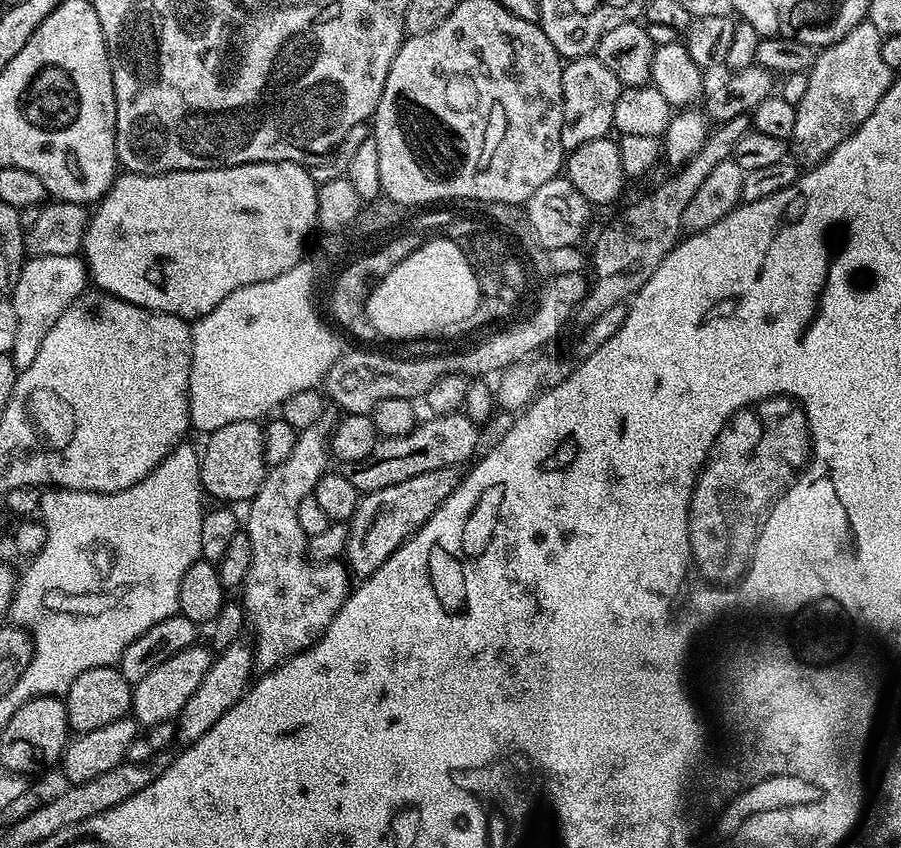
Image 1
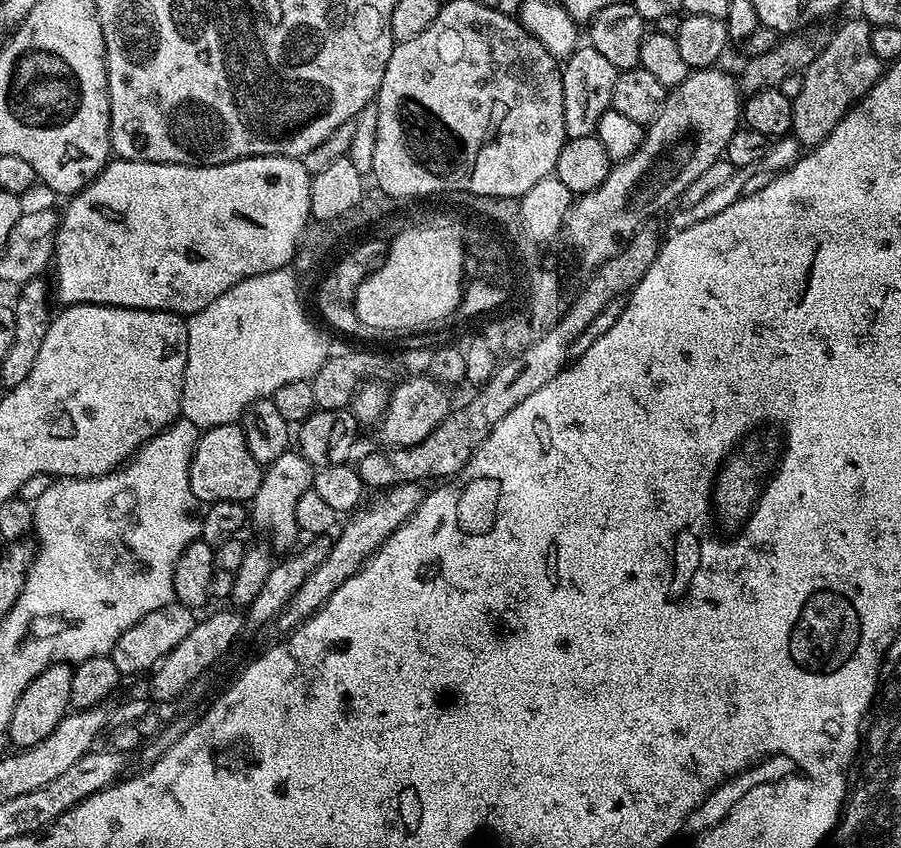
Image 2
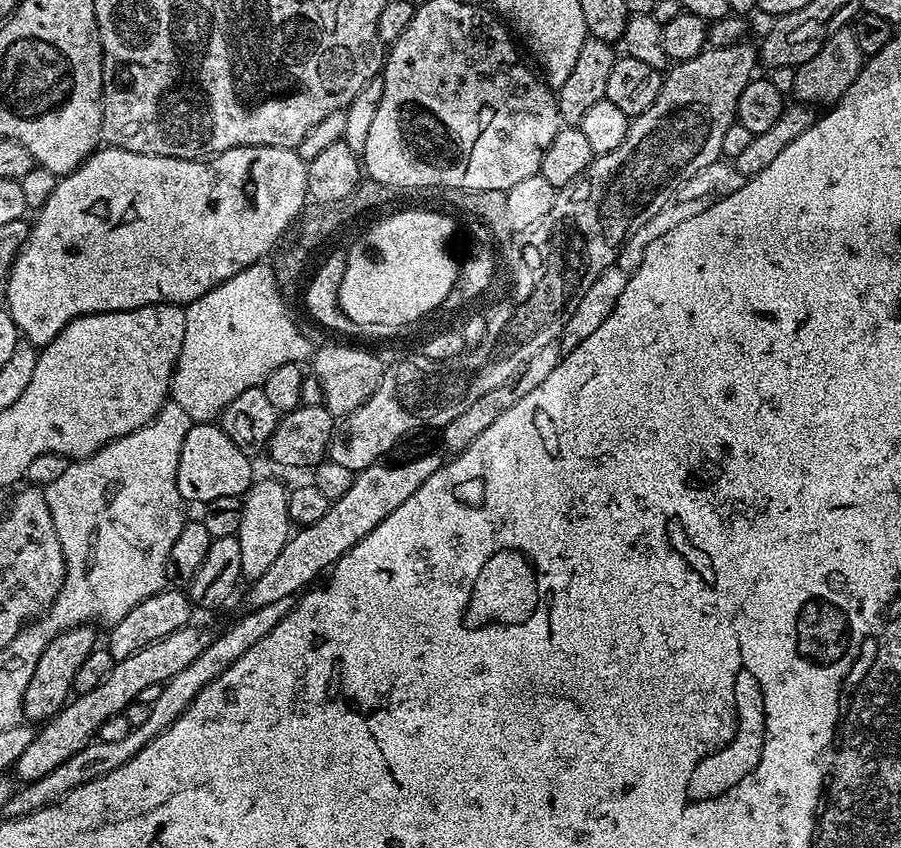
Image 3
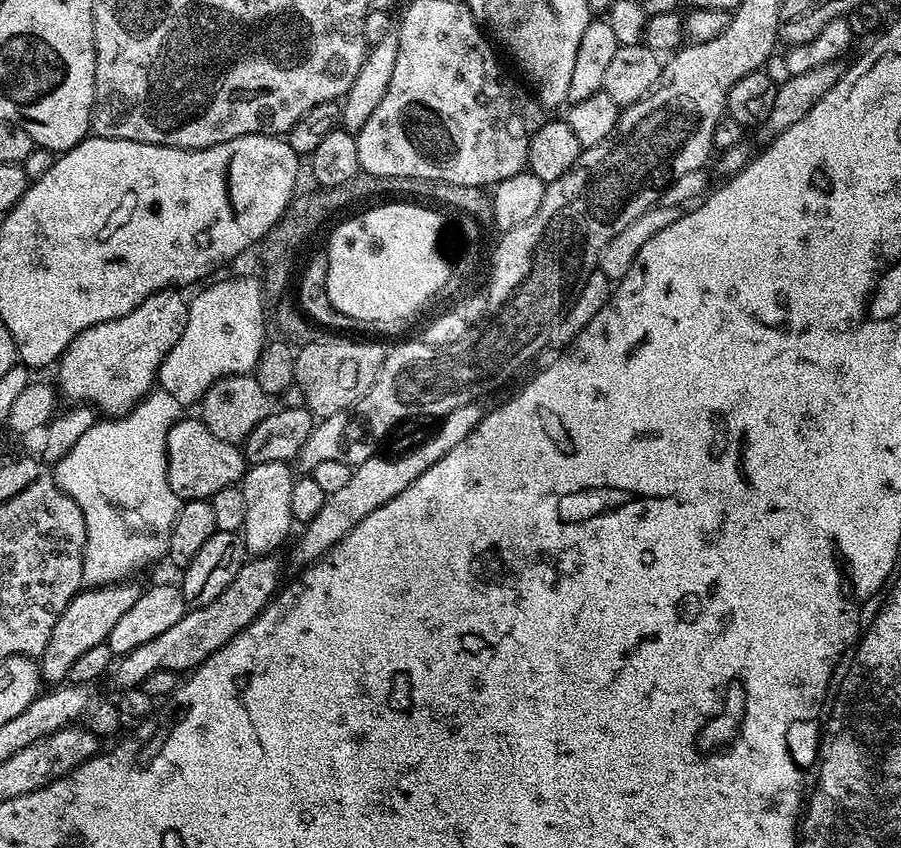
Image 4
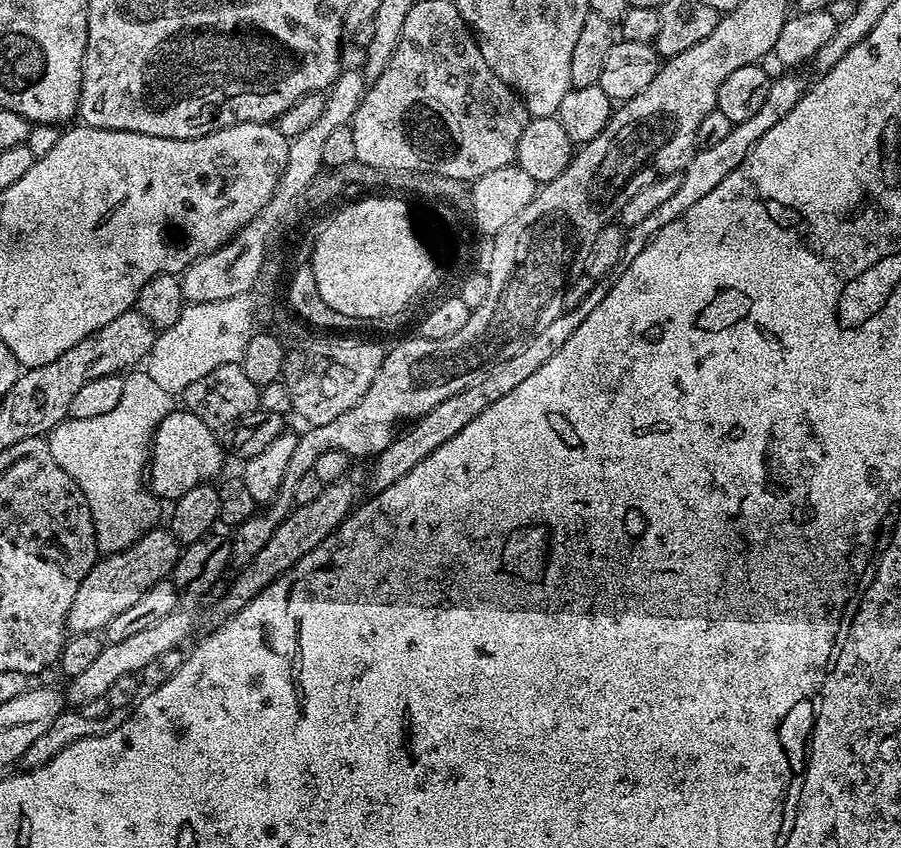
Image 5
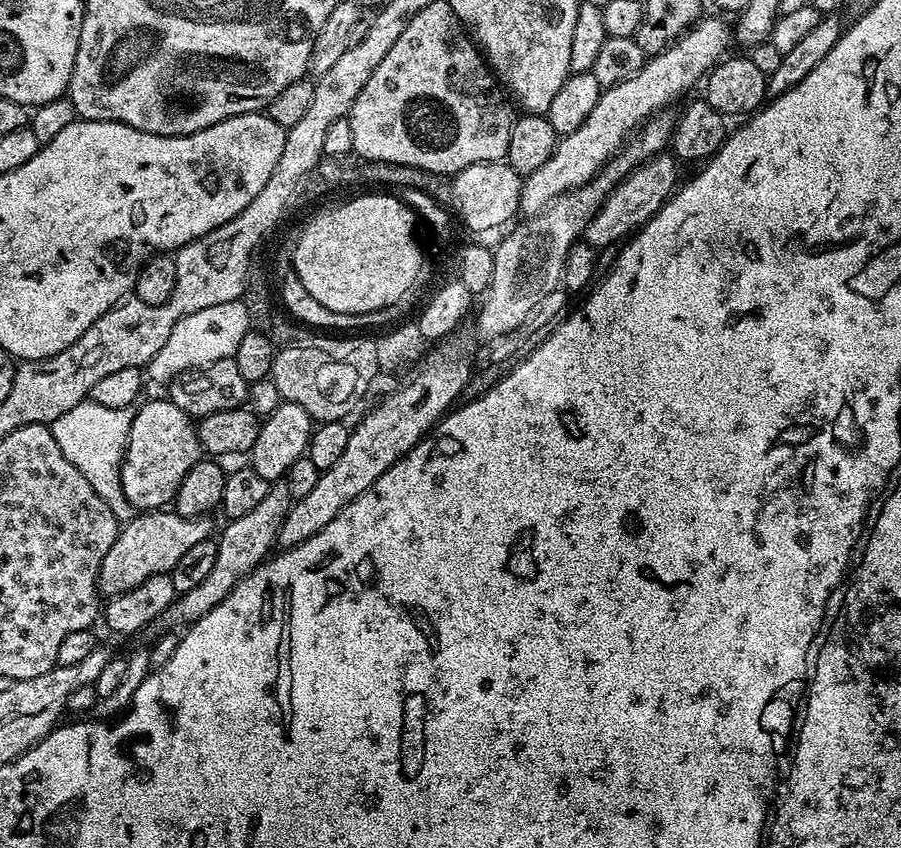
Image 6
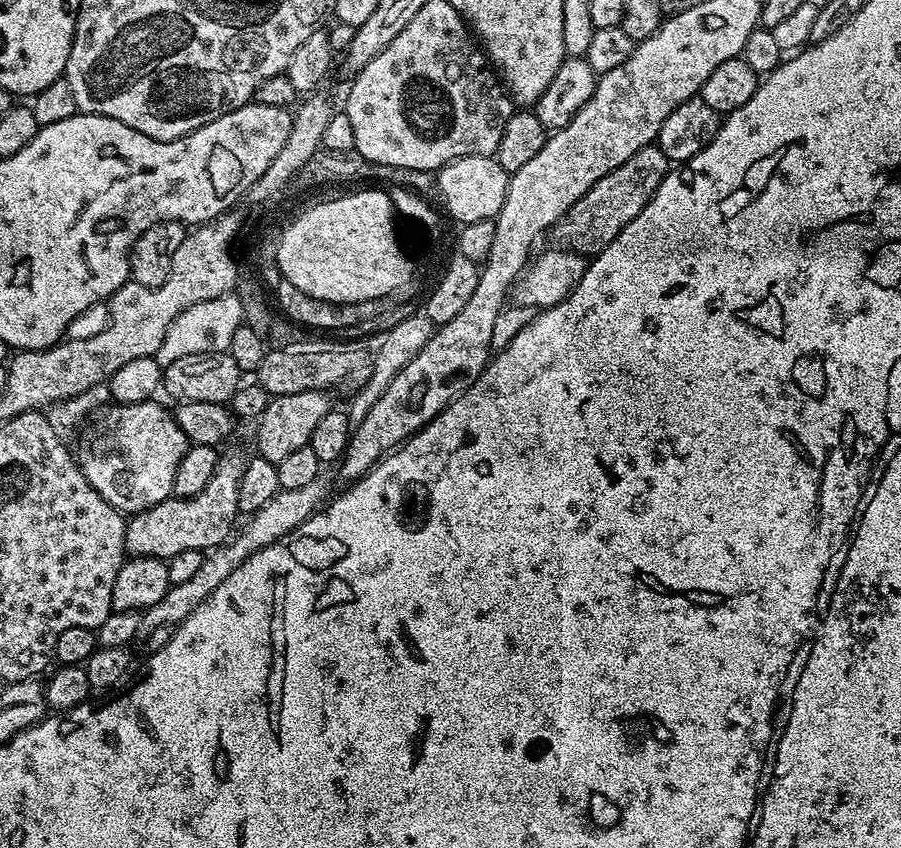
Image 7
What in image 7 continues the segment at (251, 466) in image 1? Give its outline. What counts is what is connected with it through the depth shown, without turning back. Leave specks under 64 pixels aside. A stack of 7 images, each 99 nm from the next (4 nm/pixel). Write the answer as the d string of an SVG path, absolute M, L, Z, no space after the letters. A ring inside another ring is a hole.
M146 400L141 404L111 406L112 408L106 409L89 428L81 427L75 437L76 465L82 470L86 482L90 482L90 486L94 486L94 490L98 490L98 494L102 494L106 502L110 502L110 506L125 514L135 514L150 506L158 506L172 496L174 473L190 446L186 434L182 434L182 426L178 426L175 415L156 403Z

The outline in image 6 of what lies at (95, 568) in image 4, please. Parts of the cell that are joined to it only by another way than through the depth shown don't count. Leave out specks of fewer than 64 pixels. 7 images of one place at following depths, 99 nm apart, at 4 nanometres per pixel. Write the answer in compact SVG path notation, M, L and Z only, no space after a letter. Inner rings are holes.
M91 399L83 400L74 410L66 410L62 418L50 425L54 434L54 442L58 442L58 450L82 470L82 478L94 486L94 490L110 506L117 521L127 522L132 519L134 509L130 501L122 494L120 481L120 463L124 461L124 451L128 445L130 428L112 428L112 416L104 412L106 406L98 405Z

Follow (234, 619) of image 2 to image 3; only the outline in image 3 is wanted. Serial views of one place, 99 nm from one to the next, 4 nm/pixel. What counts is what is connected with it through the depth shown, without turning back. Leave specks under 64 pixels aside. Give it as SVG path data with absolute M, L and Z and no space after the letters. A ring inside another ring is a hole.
M420 456L405 464L384 463L388 462L377 462L355 473L350 490L346 490L342 498L331 501L326 514L322 514L318 522L289 535L286 546L282 546L278 559L270 565L270 570L266 570L262 578L247 585L248 593L244 596L243 606L245 609L270 606L270 602L279 602L281 598L293 598L303 593L309 585L319 581L332 565L337 564L358 541L366 538L366 534L370 534L378 522L394 514L394 510L398 510L398 506L402 506L402 502L406 502L406 498L410 498L410 494L414 494L414 490L418 490L426 478L430 478L430 474L442 467L442 460L436 456Z

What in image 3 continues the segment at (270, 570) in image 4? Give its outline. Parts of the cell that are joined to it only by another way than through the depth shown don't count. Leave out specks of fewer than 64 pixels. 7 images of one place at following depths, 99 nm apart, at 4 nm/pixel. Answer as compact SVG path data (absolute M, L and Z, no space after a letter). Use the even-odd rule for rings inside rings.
M189 626L174 630L174 634L166 634L166 638L158 638L158 642L150 642L138 654L130 654L130 658L122 658L113 663L110 674L106 676L93 690L75 695L58 715L45 721L45 724L33 735L14 767L14 774L23 783L36 781L62 762L74 756L91 743L100 731L101 724L106 718L121 715L129 704L137 701L139 691L151 683L164 684L174 678L181 670L186 670L198 654L207 646L210 636L200 628Z

